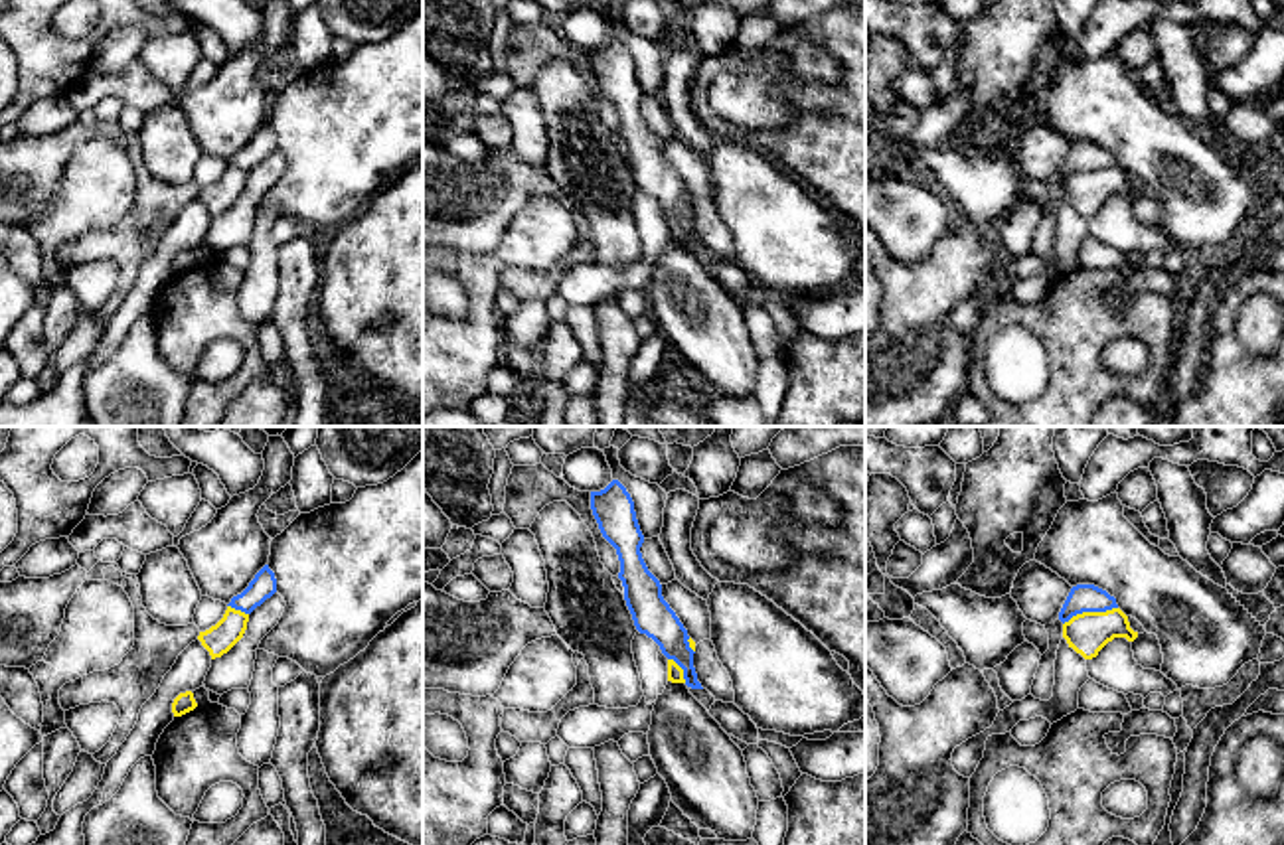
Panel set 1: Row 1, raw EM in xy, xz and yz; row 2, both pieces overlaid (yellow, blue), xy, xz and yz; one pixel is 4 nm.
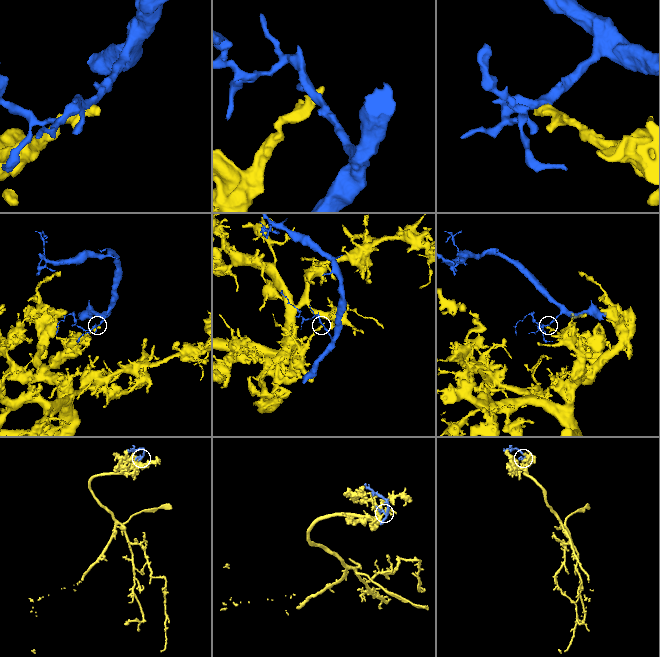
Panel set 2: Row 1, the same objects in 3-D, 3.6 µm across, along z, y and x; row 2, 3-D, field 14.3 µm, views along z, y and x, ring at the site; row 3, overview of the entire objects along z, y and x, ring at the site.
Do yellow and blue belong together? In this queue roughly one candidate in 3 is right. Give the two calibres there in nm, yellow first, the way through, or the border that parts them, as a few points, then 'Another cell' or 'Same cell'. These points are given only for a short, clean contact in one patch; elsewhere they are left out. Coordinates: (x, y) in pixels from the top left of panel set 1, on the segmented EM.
Thickness 170 nm (yellow) against 110 nm. Boundary: yz (1117, 607), (1077, 613), (1063, 624). Another cell

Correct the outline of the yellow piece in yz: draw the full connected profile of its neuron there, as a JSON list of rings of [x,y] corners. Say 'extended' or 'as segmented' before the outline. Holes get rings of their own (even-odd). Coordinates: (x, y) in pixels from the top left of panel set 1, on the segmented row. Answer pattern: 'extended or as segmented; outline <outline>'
as segmented; outline [[[1112,608],[1073,616],[1063,624],[1063,638],[1084,659],[1092,659],[1114,638],[1134,642],[1138,632],[1130,628],[1128,616],[1120,608]]]

